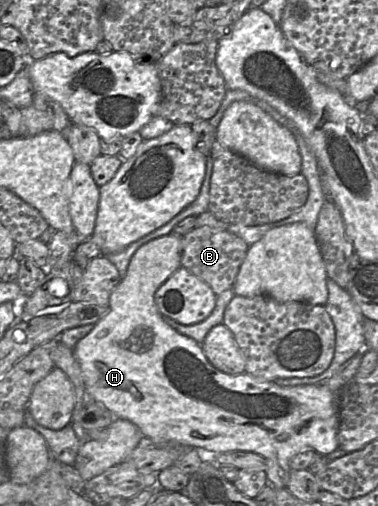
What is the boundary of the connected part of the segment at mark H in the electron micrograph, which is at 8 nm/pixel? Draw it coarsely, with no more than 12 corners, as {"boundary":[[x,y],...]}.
{"boundary":[[136,250],[72,349],[87,398],[155,442],[266,460],[339,448],[338,394],[221,372],[154,295]]}

